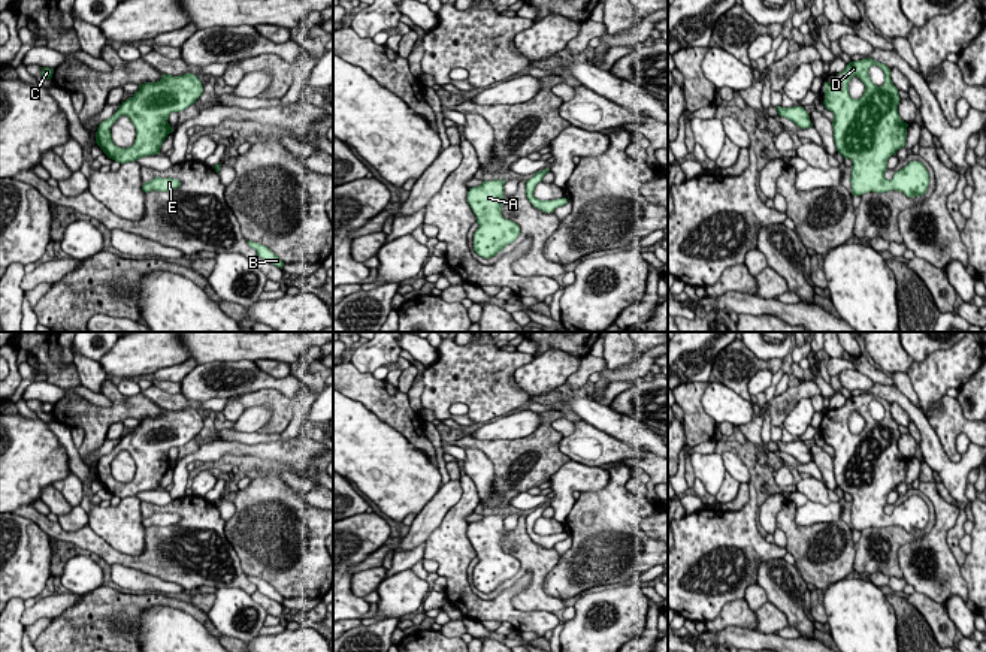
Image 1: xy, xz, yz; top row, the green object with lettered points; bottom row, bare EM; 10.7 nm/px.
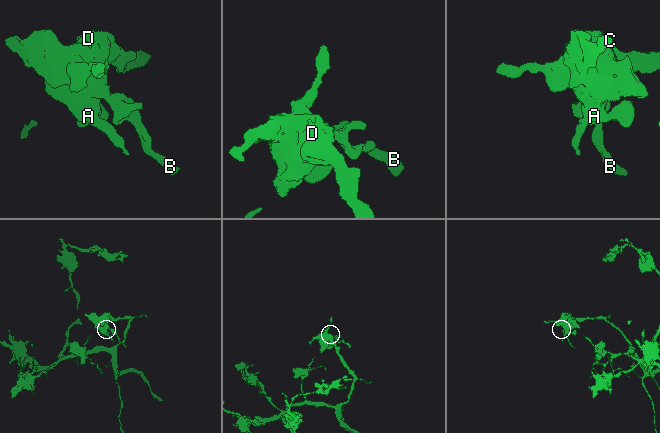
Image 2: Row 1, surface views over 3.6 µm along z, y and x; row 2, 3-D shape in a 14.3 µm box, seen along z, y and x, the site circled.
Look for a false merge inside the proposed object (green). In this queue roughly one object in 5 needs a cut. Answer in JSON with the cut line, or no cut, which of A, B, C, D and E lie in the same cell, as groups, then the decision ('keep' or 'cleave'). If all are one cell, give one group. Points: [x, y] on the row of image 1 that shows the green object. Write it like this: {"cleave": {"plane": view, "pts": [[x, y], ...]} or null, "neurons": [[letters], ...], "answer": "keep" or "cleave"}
{"cleave": null, "neurons": [["A", "B", "C", "D", "E"]], "answer": "keep"}

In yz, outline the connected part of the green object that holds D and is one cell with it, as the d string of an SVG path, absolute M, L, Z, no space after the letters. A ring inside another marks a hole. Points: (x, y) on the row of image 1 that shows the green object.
M863 58L850 61L841 73L843 84L838 82L834 85L825 82L825 100L823 105L828 111L834 114L834 141L837 151L844 157L850 159L852 166L852 194L861 196L863 193L875 191L902 191L907 197L923 196L929 185L929 173L923 163L910 162L905 167L895 172L893 178L889 181L884 176L887 169L887 160L896 151L905 147L907 127L898 114L899 94L898 88L890 79L890 69L872 58ZM871 66L878 66L884 72L884 84L877 87L868 70ZM853 76L858 76L865 84L865 93L861 99L852 99L849 94L849 82Z

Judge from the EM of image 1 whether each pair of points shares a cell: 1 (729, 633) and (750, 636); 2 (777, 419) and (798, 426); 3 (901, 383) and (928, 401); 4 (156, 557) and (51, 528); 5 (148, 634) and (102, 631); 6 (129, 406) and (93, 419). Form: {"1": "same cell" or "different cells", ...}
{"1": "same cell", "2": "different cells", "3": "different cells", "4": "same cell", "5": "different cells", "6": "same cell"}

